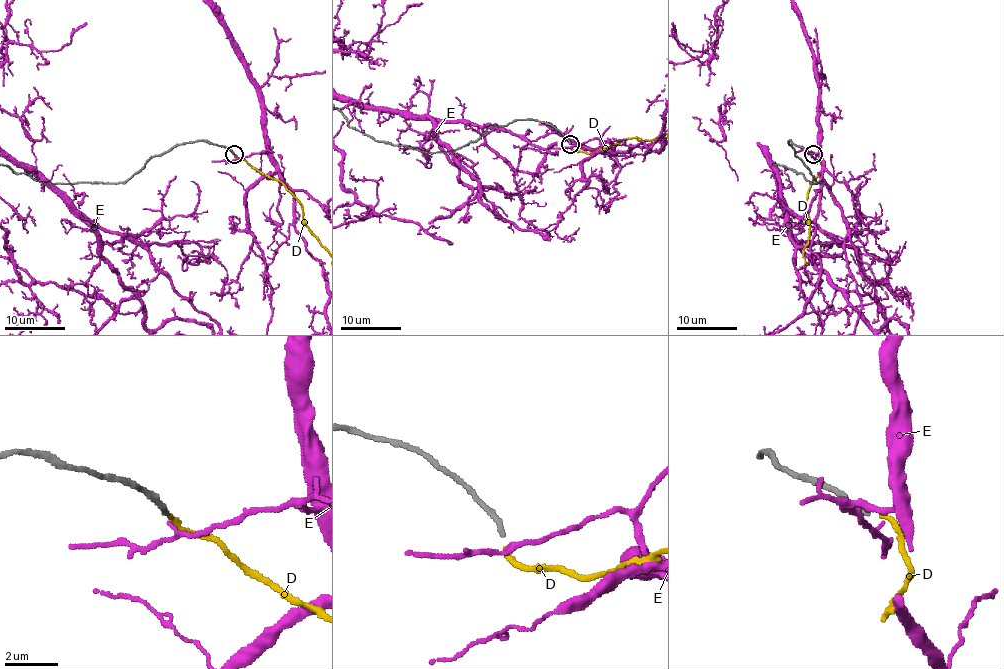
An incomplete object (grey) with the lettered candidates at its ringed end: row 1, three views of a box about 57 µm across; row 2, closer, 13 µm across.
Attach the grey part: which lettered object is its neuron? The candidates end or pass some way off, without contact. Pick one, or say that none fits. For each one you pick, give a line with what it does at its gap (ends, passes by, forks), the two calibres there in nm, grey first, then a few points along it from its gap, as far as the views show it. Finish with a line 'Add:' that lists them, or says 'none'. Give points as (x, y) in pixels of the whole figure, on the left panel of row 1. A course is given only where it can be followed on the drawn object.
D: It ends there. Thickness 190 nm (grey) against 190 nm
Add: D

